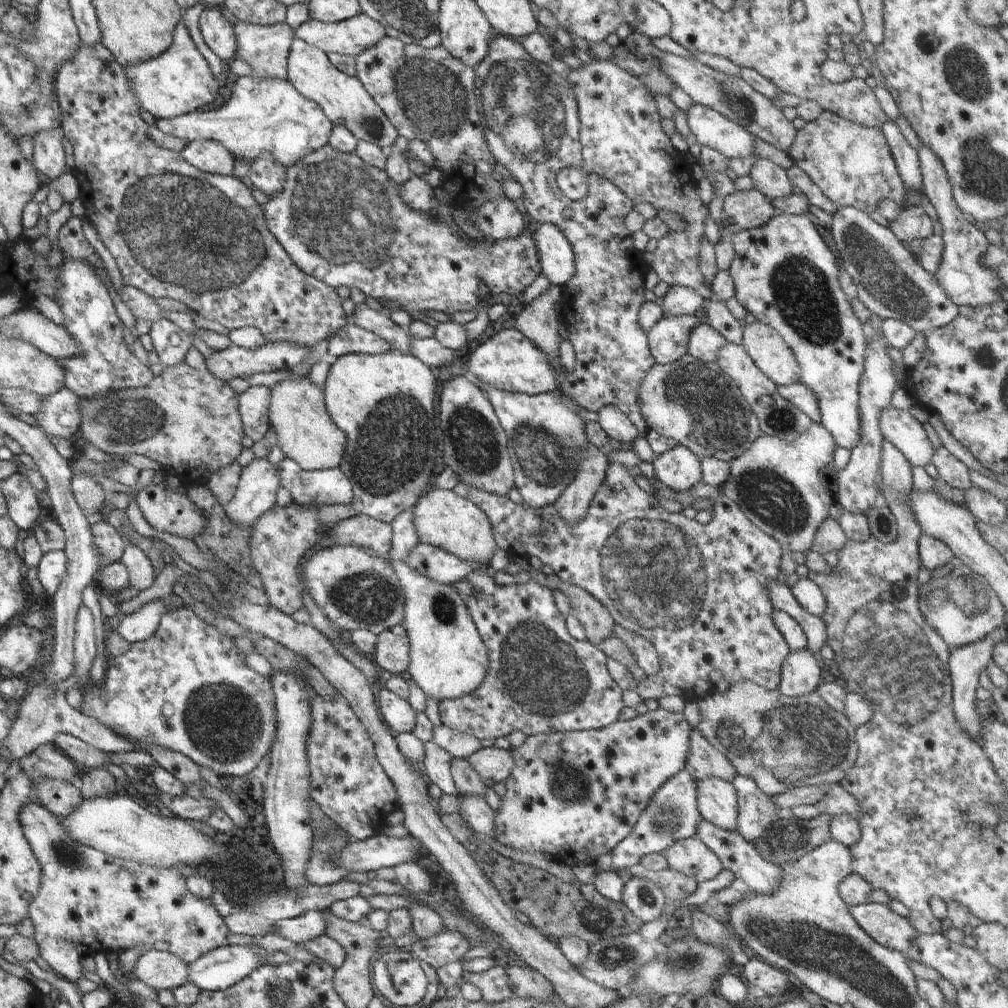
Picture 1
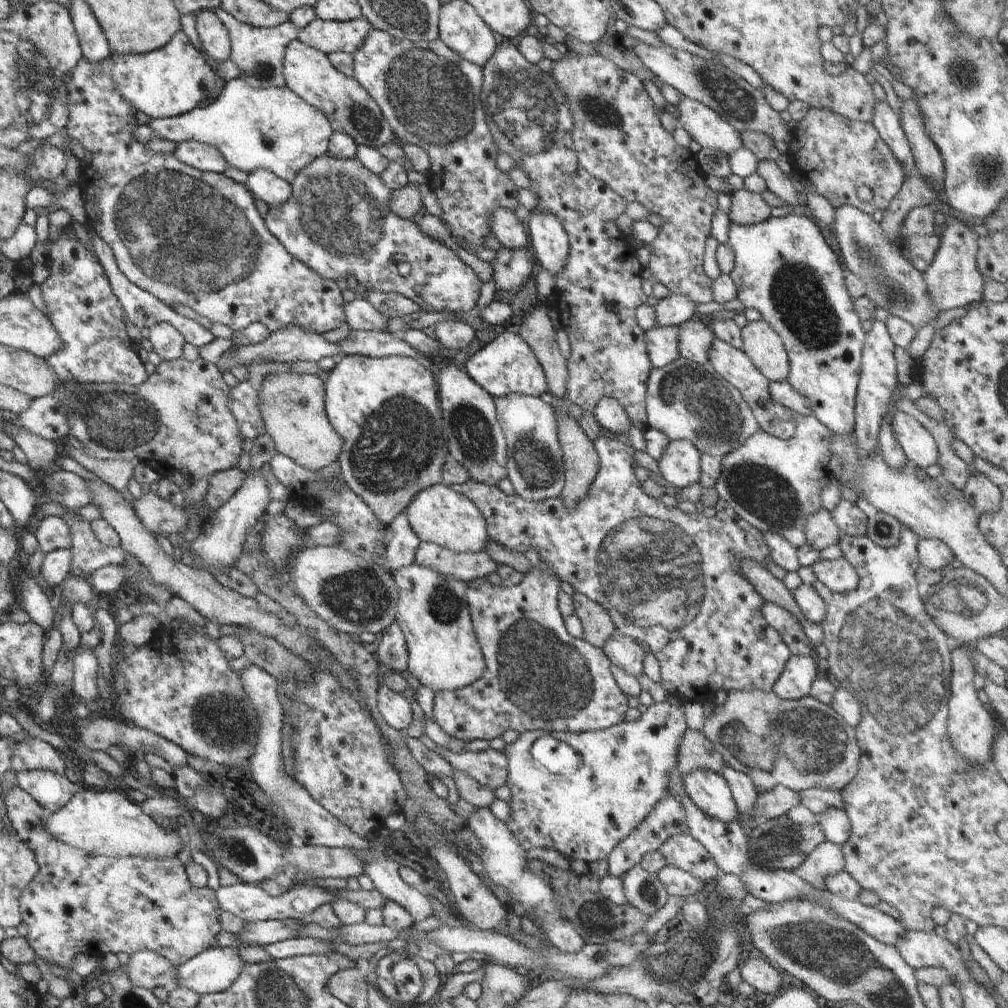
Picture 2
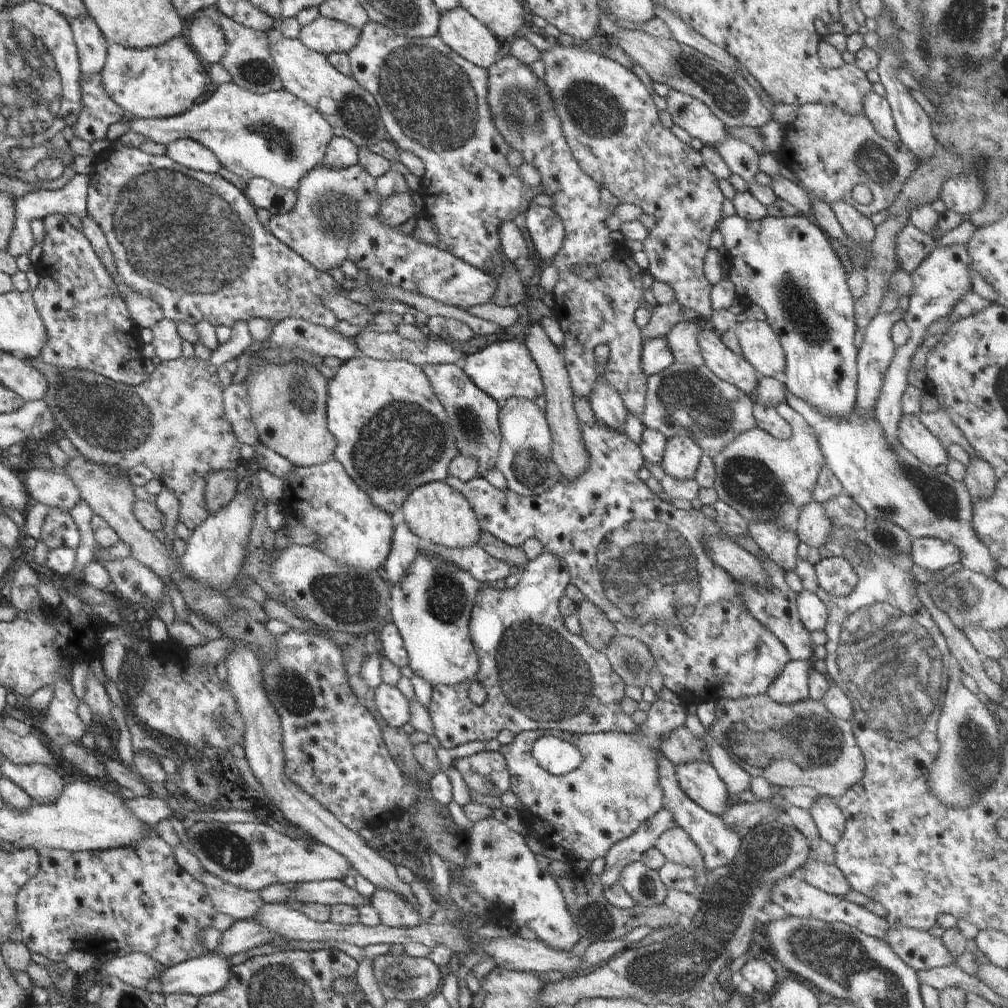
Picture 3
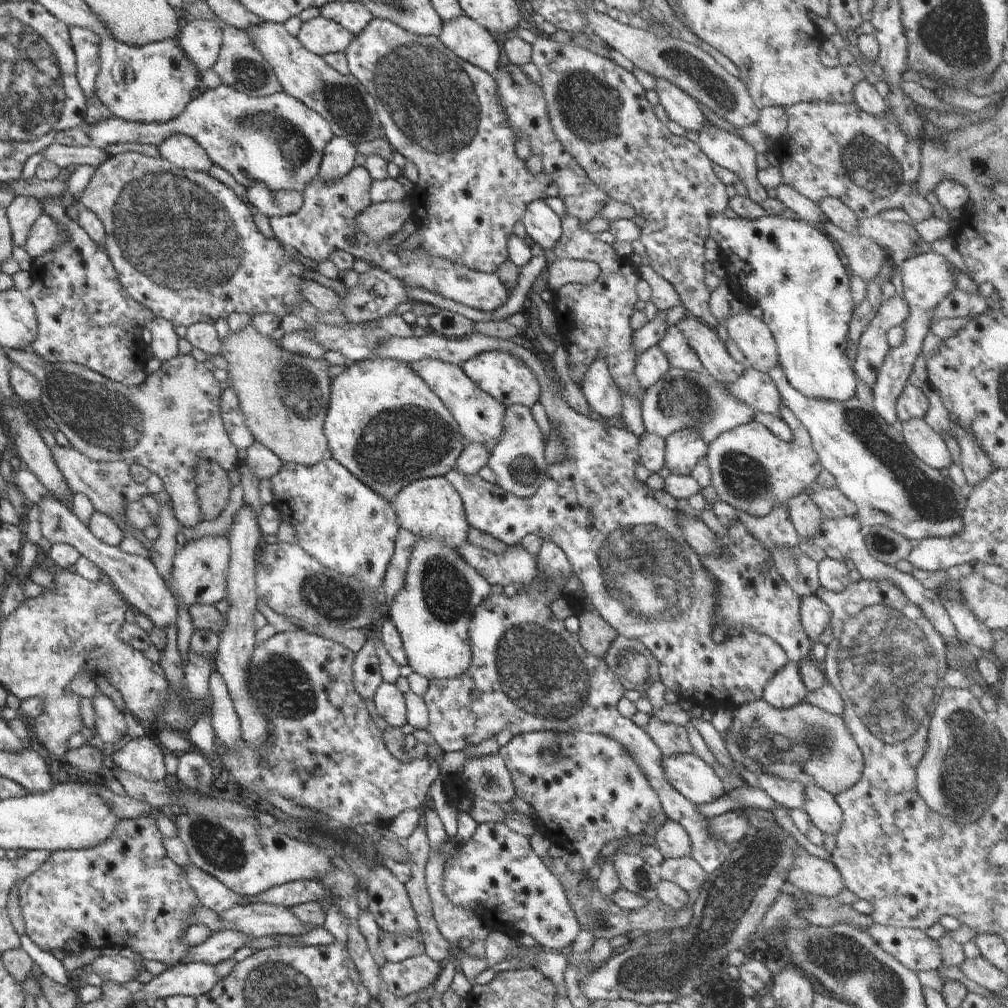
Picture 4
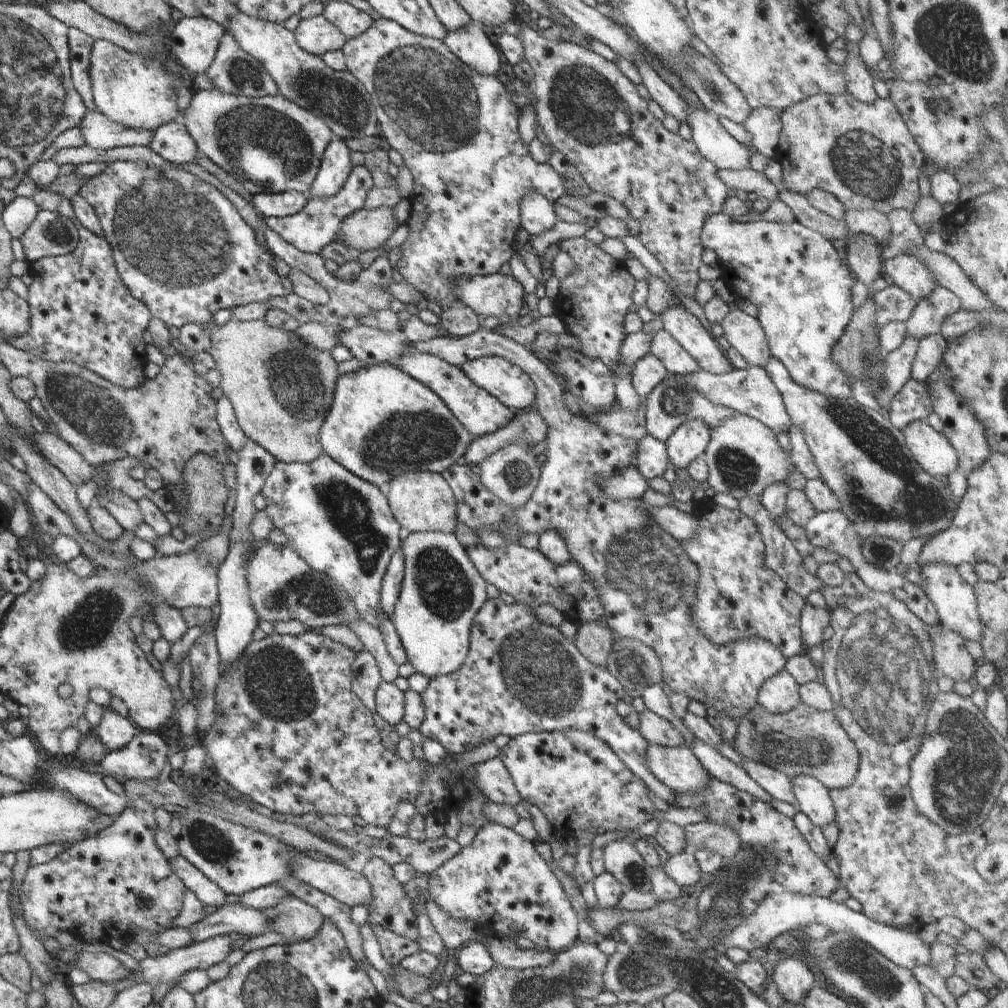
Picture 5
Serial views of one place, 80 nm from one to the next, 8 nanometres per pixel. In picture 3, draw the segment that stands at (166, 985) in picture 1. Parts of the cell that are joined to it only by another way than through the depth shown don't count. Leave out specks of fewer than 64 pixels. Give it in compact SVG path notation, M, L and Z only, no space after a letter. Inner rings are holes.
M128 953L123 957L114 956L105 964L98 964L98 968L104 969L109 975L118 977L126 984L145 989L154 978L160 978L157 960L144 953Z

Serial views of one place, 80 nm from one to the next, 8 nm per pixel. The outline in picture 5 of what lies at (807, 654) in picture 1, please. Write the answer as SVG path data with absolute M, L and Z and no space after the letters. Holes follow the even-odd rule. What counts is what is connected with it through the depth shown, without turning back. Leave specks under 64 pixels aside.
M786 670L771 676L760 687L758 704L772 714L785 713L801 703L799 684Z

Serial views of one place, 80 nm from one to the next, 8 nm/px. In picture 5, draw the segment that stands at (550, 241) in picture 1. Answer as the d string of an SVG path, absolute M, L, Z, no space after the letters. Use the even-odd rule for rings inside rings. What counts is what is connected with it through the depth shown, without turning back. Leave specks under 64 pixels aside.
M528 193L520 205L521 226L529 236L552 230L559 221L552 202L540 193Z

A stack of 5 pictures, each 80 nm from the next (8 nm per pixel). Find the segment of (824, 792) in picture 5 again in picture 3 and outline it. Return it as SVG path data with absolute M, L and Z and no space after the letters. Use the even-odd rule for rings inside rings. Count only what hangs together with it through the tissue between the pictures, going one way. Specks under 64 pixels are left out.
M822 795L808 812L818 827L820 838L836 846L846 830L846 819L836 800Z

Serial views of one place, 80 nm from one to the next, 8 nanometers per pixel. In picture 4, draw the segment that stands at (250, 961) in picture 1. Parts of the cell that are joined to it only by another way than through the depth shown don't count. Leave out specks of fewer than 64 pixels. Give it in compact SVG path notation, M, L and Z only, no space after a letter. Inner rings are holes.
M194 961L178 963L167 969L148 984L142 991L135 992L137 999L144 999L151 1005L158 998L172 995L186 995L196 998L210 992L221 979L213 964Z

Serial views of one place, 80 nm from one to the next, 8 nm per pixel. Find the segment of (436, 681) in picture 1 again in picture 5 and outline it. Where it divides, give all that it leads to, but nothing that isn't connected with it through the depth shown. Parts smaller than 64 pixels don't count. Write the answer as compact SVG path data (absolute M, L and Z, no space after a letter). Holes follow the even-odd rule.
M434 531L407 532L401 536L400 546L405 556L404 580L390 619L401 638L408 662L416 668L416 673L428 678L455 673L468 656L470 625L488 598L487 582L472 564L466 548L456 536Z

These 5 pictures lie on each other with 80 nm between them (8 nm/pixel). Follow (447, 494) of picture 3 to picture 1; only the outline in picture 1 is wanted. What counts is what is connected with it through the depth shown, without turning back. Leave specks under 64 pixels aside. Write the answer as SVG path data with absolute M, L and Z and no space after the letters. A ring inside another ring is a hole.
M431 488L414 506L413 523L422 543L441 548L456 558L470 563L490 564L498 546L490 519L473 502L454 491Z

